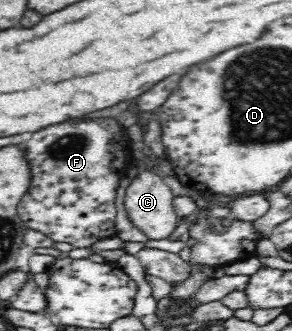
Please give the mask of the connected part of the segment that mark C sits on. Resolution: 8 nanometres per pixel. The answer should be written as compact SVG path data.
M145 166L126 189L124 197L125 210L129 221L143 232L148 239L163 240L178 227L181 217L174 211L174 191L164 182L165 177L157 170L148 170Z

